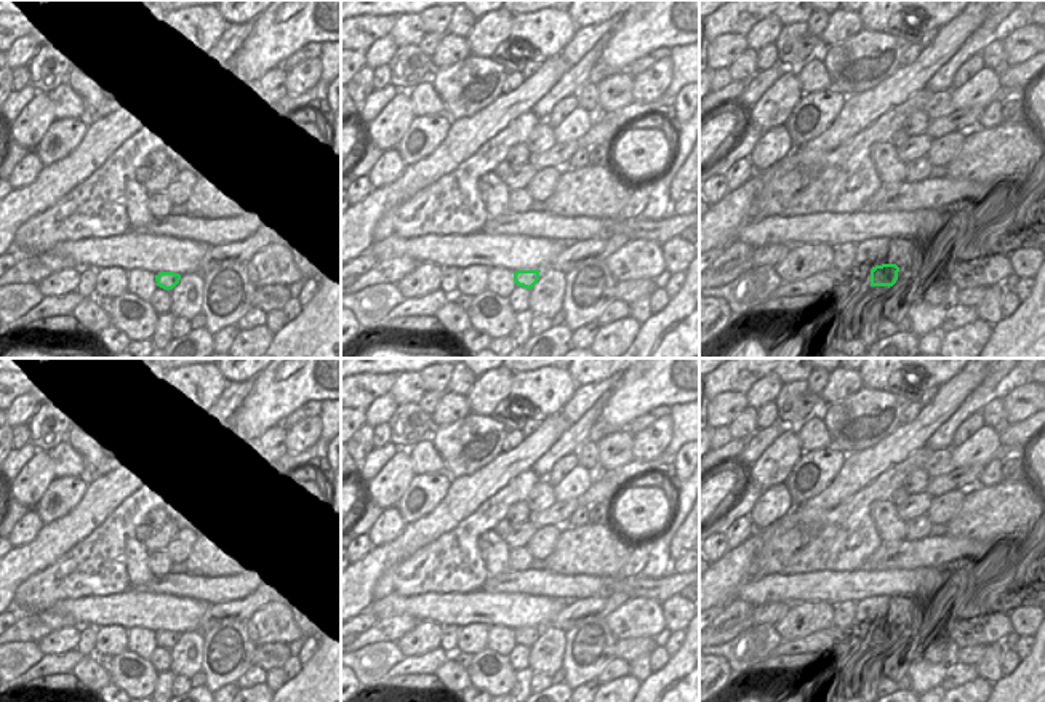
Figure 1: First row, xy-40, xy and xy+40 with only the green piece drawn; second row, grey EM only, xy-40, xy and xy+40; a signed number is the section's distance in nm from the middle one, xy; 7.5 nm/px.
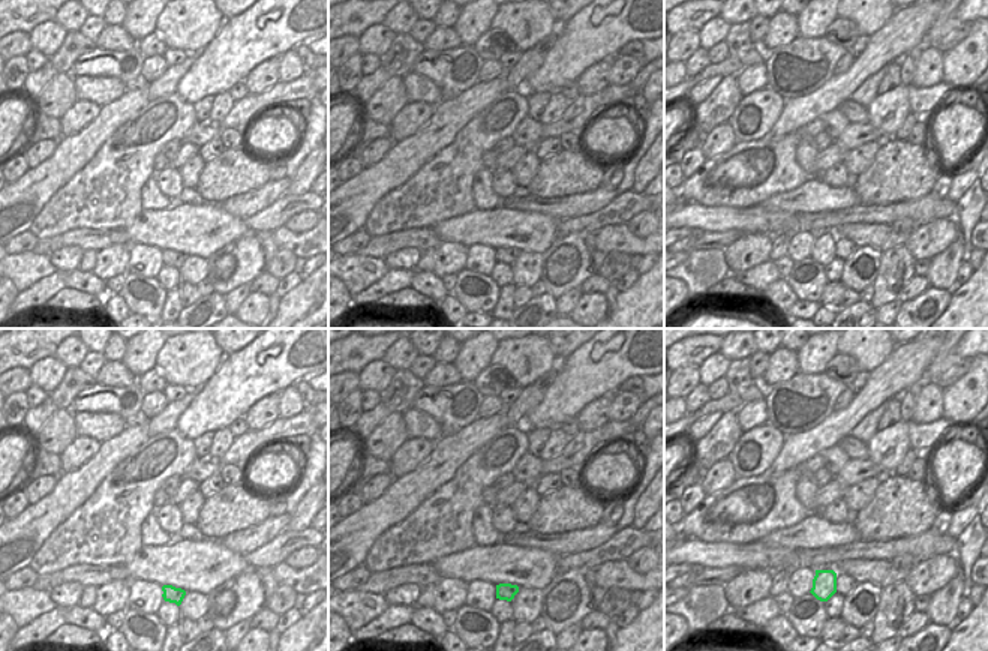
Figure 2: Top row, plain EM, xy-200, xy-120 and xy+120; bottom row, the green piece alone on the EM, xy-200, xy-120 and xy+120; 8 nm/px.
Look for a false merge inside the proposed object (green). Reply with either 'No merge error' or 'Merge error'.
Merge error

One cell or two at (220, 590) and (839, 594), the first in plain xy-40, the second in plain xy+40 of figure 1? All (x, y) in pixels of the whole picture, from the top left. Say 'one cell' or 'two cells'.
two cells

